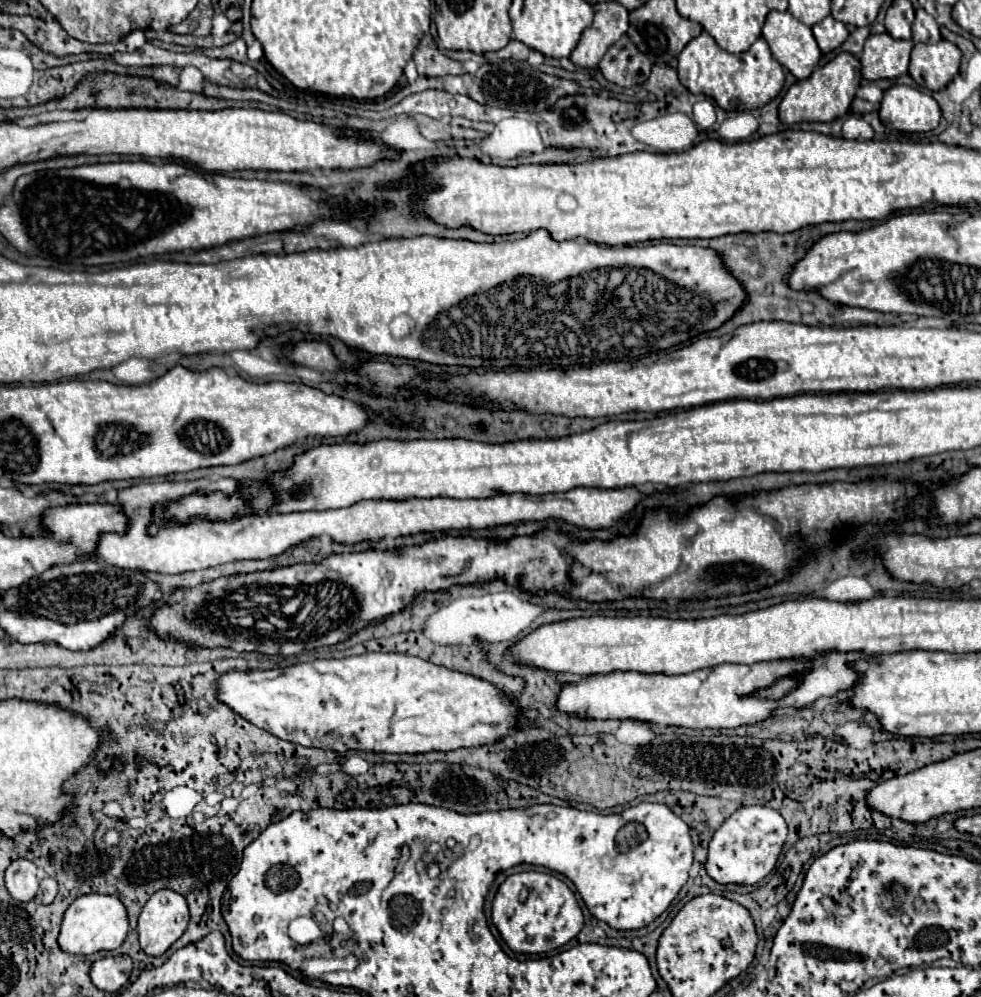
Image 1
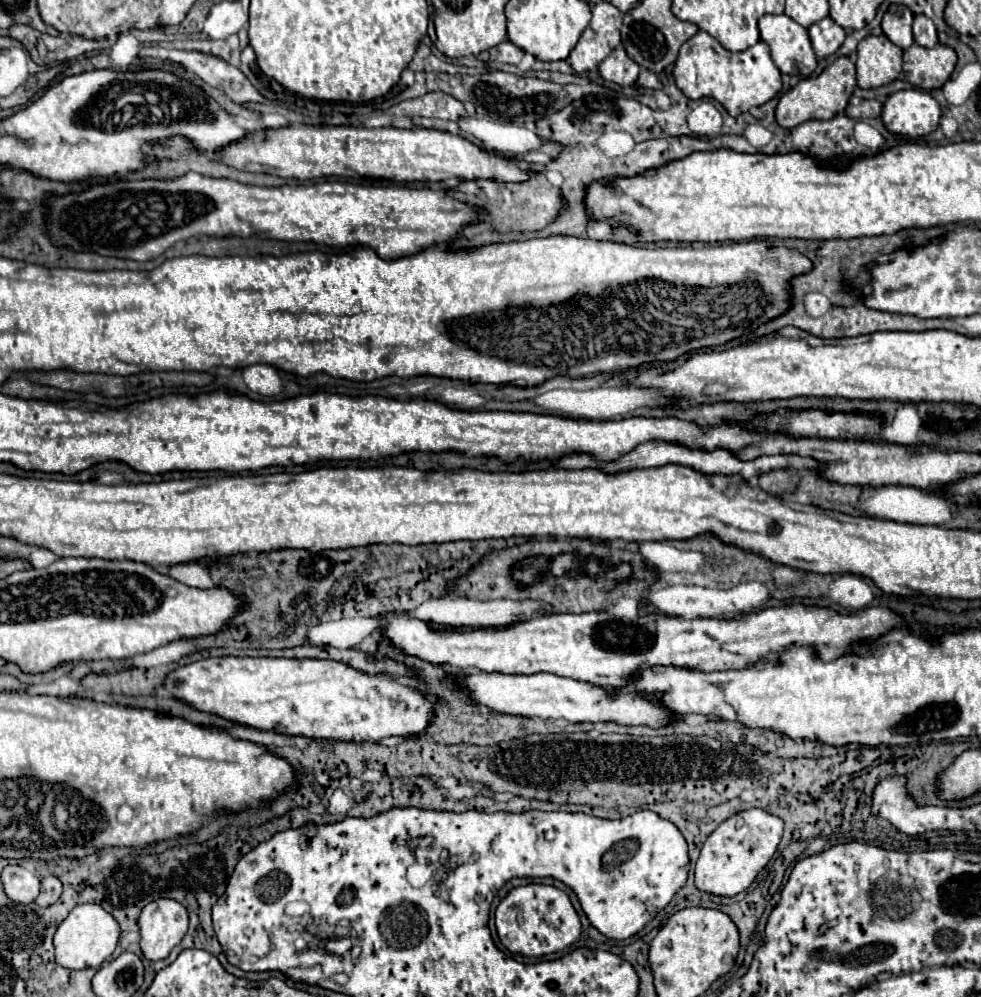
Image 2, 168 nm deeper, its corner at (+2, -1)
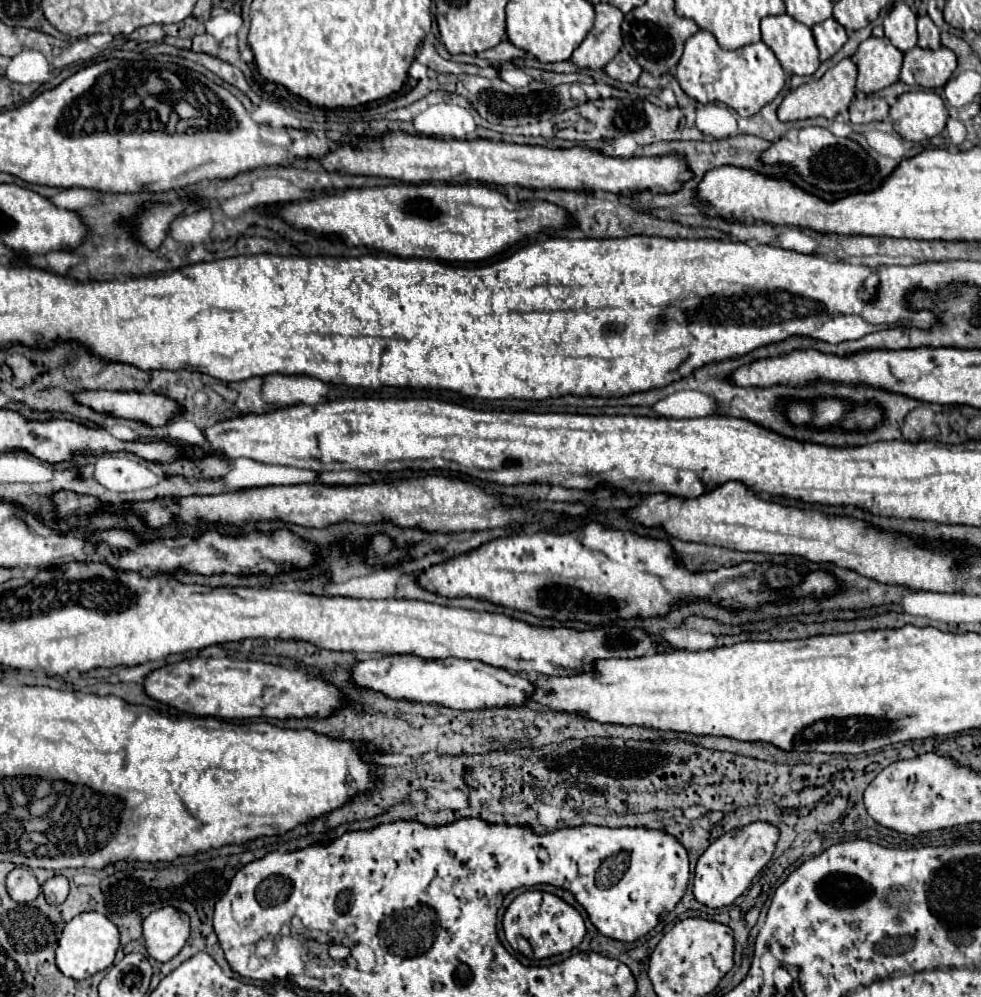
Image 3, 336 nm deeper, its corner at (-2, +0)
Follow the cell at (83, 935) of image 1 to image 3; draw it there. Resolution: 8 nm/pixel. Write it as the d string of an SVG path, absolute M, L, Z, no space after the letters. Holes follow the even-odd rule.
M86 911L66 923L56 949L56 965L70 979L76 979L76 981L86 979L98 971L108 969L114 963L118 945L120 945L118 927L102 913Z

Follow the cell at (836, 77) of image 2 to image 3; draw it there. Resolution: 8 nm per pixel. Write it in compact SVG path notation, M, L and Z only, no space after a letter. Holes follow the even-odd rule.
M842 59L838 65L830 67L818 81L810 81L800 85L798 89L790 91L784 101L778 107L778 119L780 121L798 121L798 119L810 119L810 117L836 117L840 111L848 109L852 97L854 97L854 85L856 85L858 69L852 59Z

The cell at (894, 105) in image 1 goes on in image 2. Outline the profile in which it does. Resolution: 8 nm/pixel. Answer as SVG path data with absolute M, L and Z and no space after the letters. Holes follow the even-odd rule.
M916 88L898 90L884 102L882 122L894 134L926 136L938 128L940 106L928 92Z

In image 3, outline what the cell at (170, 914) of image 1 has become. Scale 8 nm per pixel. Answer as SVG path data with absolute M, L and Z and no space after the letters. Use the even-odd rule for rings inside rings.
M164 907L150 913L144 919L142 929L148 955L160 963L166 963L180 953L190 937L190 919L174 907Z

